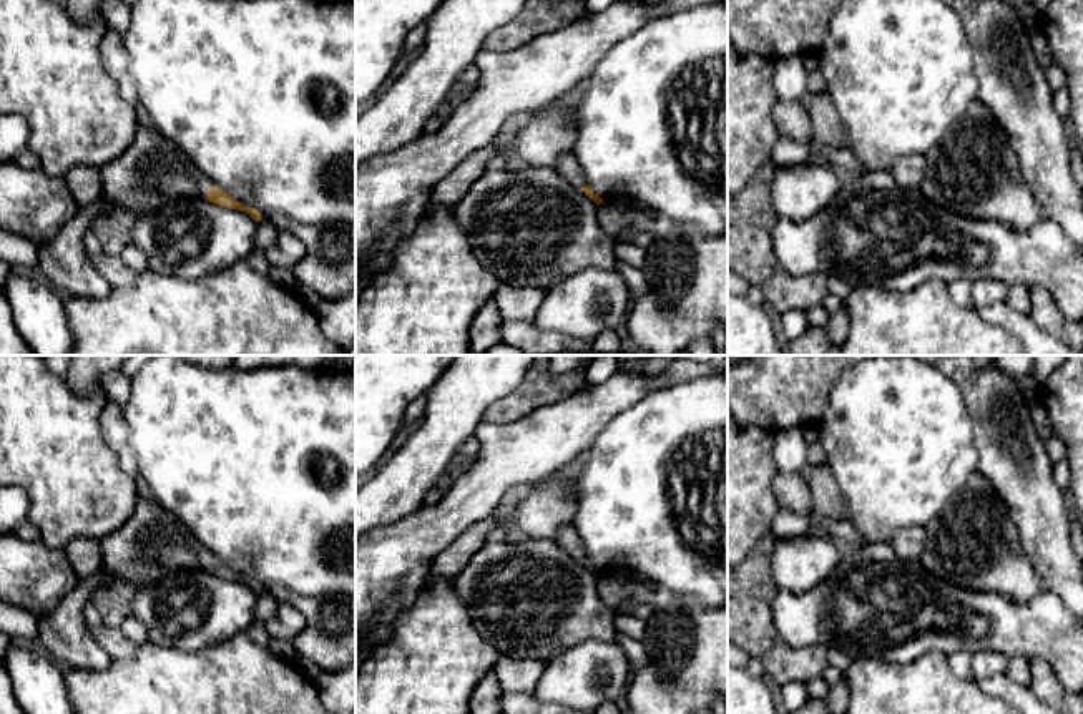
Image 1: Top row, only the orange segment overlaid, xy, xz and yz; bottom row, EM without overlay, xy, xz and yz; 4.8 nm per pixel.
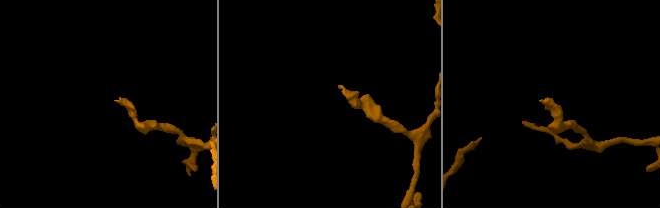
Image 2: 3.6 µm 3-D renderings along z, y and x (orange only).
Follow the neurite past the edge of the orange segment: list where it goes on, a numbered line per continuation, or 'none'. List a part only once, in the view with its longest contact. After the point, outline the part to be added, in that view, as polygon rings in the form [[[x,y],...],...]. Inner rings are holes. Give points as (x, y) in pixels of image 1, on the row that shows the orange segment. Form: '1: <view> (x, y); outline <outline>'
1: xy (203, 183); outline [[[188,161],[188,166],[193,173],[193,179],[194,179],[199,193],[204,194],[213,183],[194,166],[193,161]]]

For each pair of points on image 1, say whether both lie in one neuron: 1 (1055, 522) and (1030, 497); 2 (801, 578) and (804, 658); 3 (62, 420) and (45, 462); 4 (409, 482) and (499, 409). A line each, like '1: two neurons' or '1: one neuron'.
1: one neuron
2: two neurons
3: one neuron
4: two neurons

